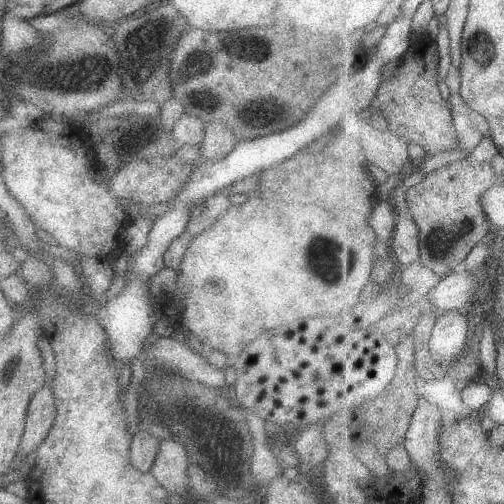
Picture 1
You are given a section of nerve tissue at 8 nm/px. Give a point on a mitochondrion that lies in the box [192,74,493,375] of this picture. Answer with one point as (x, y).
(322, 257)

